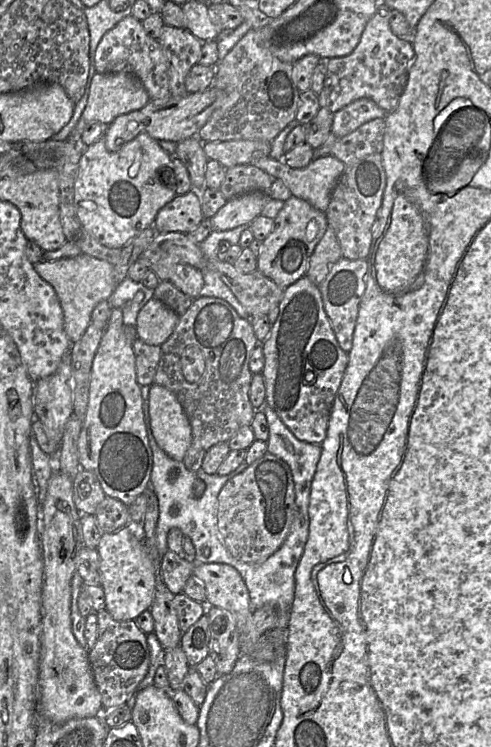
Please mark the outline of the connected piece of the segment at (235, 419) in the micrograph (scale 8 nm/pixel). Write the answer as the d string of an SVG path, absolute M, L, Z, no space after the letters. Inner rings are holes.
M198 297L192 301L189 309L179 317L178 324L171 336L160 346L161 356L158 363L154 384L172 391L180 402L192 428L192 442L183 459L185 467L197 472L207 451L221 442L228 442L240 428L250 426L255 409L250 402L252 372L249 369L251 355L258 342L250 319L240 317L233 307L223 299L216 297ZM189 346L198 347L205 358L205 372L196 383L189 383L181 369L181 355Z

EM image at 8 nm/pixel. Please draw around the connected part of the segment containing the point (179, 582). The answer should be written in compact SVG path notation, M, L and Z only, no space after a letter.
M168 550L160 562L160 579L172 594L180 594L183 593L187 579L193 575L193 569L193 561Z

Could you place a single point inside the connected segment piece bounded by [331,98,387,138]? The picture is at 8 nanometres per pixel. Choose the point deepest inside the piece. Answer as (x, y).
(345, 121)

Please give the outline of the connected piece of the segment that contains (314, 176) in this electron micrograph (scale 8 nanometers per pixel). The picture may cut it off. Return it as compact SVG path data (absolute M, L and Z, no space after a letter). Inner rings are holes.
M332 155L315 158L302 169L294 169L283 160L263 157L254 166L268 173L274 180L281 180L292 196L303 199L315 209L326 212L332 190L344 173L346 165Z

